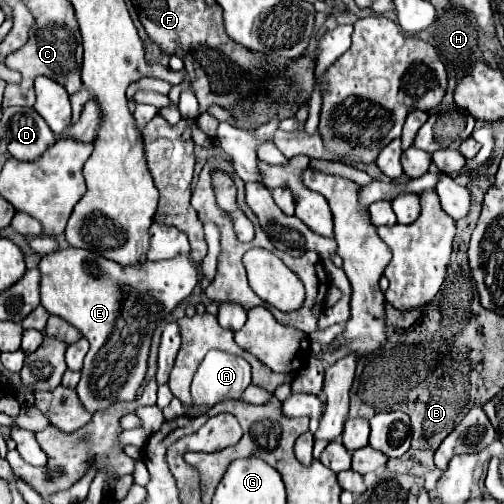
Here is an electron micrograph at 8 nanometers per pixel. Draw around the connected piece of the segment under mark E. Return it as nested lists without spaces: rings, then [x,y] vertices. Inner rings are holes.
[[[68,247],[42,257],[40,273],[42,307],[50,315],[58,315],[74,325],[90,343],[76,391],[84,409],[88,413],[96,413],[108,409],[112,403],[132,401],[136,397],[136,391],[146,377],[148,353],[156,325],[162,315],[170,315],[172,309],[176,309],[192,293],[200,271],[186,255],[122,267],[92,251]],[[130,297],[142,297],[142,329],[120,327],[134,323],[134,319],[128,319],[130,313],[126,313],[126,303],[134,303]]]

